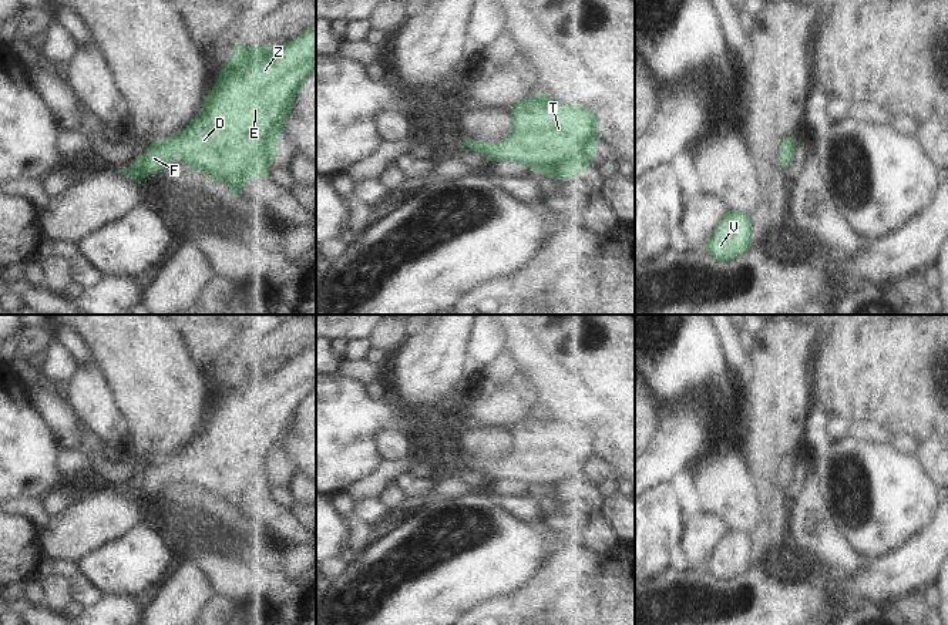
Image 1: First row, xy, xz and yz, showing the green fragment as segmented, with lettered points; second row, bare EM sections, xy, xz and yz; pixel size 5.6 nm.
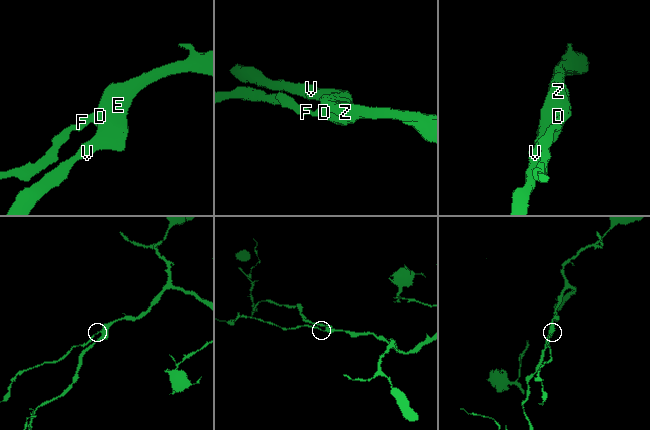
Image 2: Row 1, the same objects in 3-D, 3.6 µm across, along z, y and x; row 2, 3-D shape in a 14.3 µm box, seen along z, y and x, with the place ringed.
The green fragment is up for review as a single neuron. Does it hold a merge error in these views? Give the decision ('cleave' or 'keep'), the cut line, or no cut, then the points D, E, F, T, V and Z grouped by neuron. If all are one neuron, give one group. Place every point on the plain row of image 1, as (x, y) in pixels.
keep; no cut; D E F T V Z

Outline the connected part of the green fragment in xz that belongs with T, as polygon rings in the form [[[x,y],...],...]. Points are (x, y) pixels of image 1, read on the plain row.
[[[532,414],[511,429],[510,453],[501,463],[464,460],[488,480],[512,480],[552,498],[576,497],[594,478],[599,436],[584,424],[557,423]]]

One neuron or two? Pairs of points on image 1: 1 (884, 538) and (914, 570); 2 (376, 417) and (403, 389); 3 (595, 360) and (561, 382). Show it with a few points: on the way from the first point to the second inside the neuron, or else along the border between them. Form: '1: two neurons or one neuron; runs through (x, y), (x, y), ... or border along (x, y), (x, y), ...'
1: two neurons; border along (923, 530), (896, 550), (871, 560)
2: two neurons; border along (389, 395), (394, 403)
3: one neuron; runs through (587, 360), (582, 360), (570, 373)

